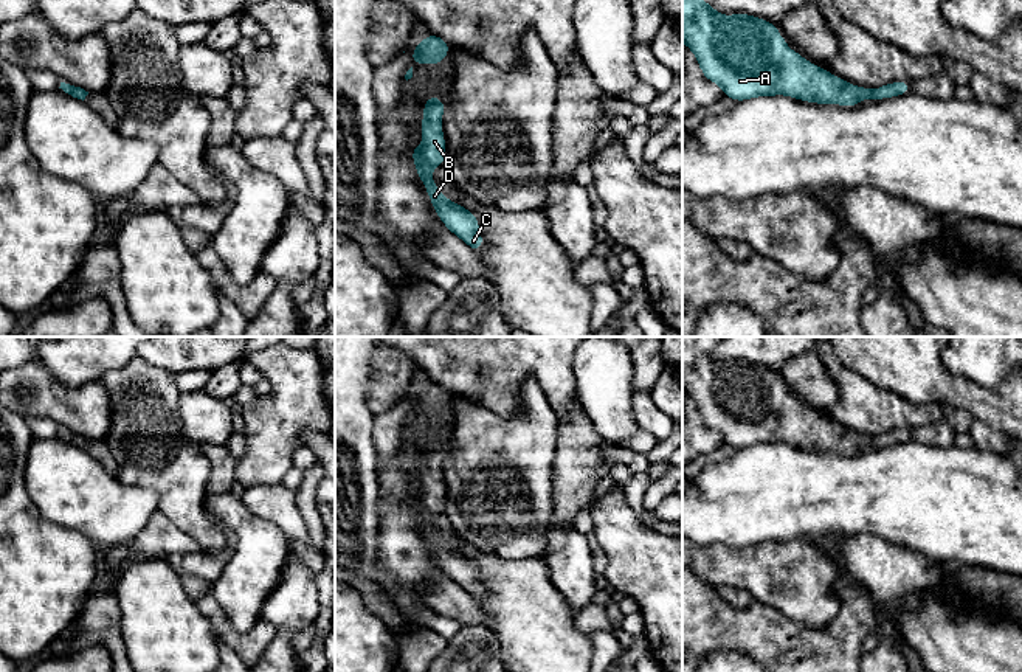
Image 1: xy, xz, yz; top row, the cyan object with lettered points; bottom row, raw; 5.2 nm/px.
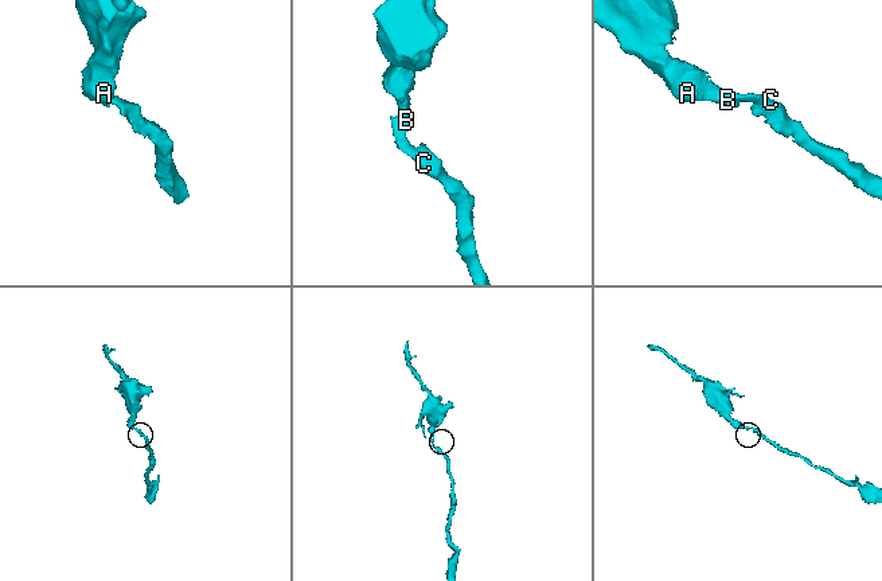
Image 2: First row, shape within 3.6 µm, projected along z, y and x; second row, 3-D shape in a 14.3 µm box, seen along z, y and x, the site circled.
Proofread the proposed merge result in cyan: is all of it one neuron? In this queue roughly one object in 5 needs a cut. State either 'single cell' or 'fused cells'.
single cell

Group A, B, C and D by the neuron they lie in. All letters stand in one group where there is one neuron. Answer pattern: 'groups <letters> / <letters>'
groups A B C D

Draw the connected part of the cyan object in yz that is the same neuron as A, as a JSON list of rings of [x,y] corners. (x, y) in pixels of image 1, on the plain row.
[[[682,337],[682,390],[695,402],[704,425],[718,431],[724,444],[737,450],[757,444],[786,442],[805,450],[855,455],[861,452],[862,445],[875,449],[910,441],[909,428],[890,430],[878,438],[848,431],[845,427],[830,422],[827,416],[817,416],[799,399],[788,399],[789,390],[782,383],[782,377],[755,363],[737,360],[726,366],[693,337]]]

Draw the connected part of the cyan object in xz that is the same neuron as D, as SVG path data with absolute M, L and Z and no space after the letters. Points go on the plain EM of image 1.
M437 442L425 447L422 466L422 484L425 489L416 494L409 503L416 511L417 525L425 532L434 560L440 565L447 577L478 601L484 594L484 587L479 580L476 563L462 552L447 548L431 525L433 515L445 512L447 494L440 472L444 458L445 450Z

